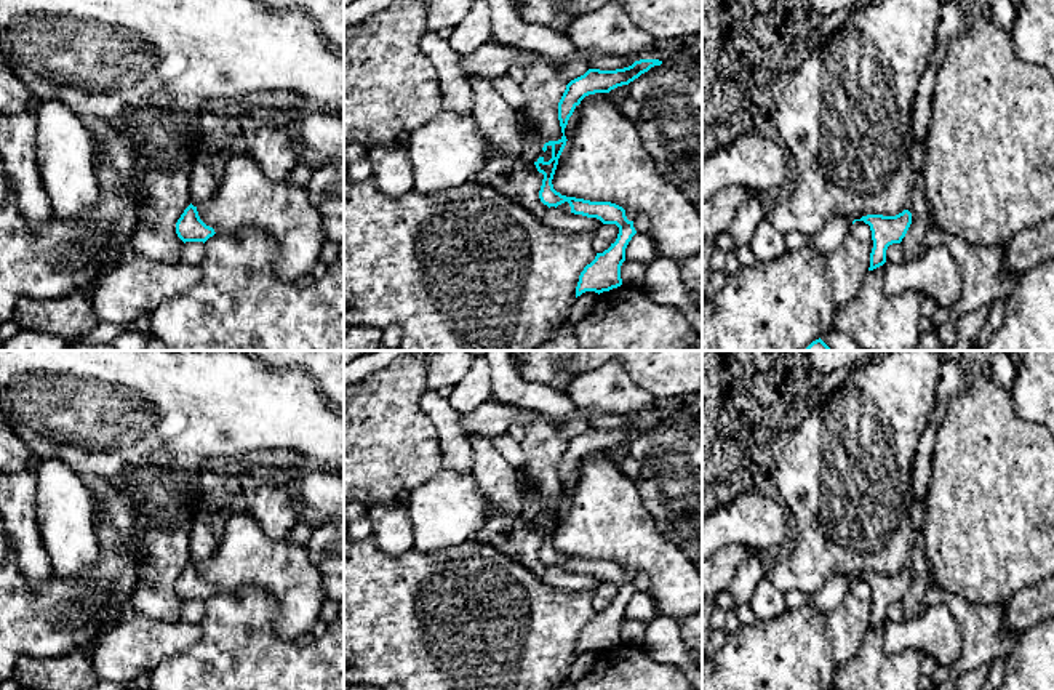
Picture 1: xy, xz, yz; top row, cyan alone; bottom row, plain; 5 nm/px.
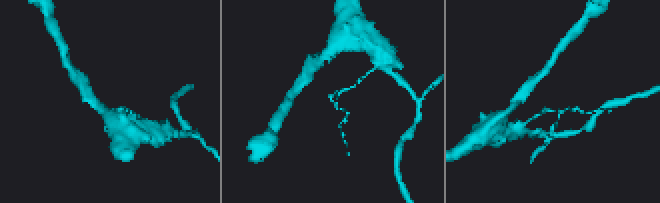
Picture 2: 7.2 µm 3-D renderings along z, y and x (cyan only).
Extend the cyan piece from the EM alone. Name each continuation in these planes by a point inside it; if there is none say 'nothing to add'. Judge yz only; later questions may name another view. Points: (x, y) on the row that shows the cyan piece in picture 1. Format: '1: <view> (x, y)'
nothing to add

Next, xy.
nothing to add

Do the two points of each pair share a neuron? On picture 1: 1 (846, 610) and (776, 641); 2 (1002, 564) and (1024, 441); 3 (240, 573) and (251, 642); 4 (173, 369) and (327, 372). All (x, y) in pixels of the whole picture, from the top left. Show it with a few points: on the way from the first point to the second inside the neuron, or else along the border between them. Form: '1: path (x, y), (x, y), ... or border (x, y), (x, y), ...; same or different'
1: path (829, 628), (816, 641), (794, 641); same
2: path (1002, 533), (1003, 482), (1013, 471); same
3: border (216, 591), (258, 588), (267, 593), (277, 607); different
4: border (267, 367), (277, 370), (301, 369), (314, 380); different

